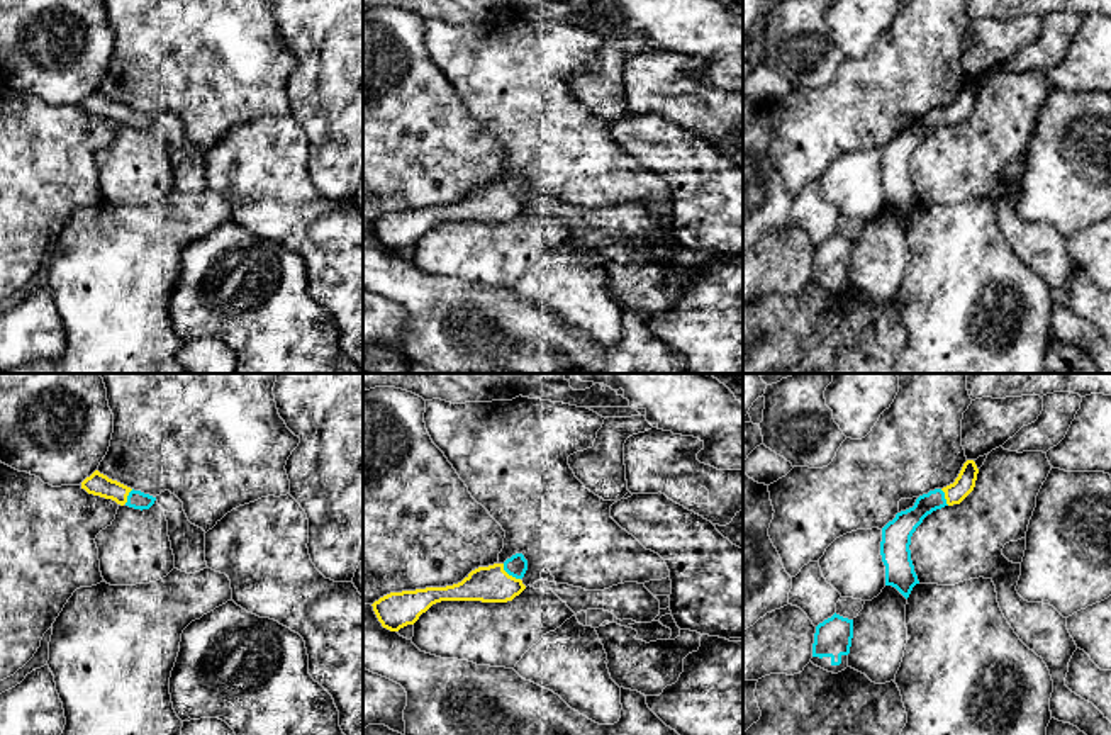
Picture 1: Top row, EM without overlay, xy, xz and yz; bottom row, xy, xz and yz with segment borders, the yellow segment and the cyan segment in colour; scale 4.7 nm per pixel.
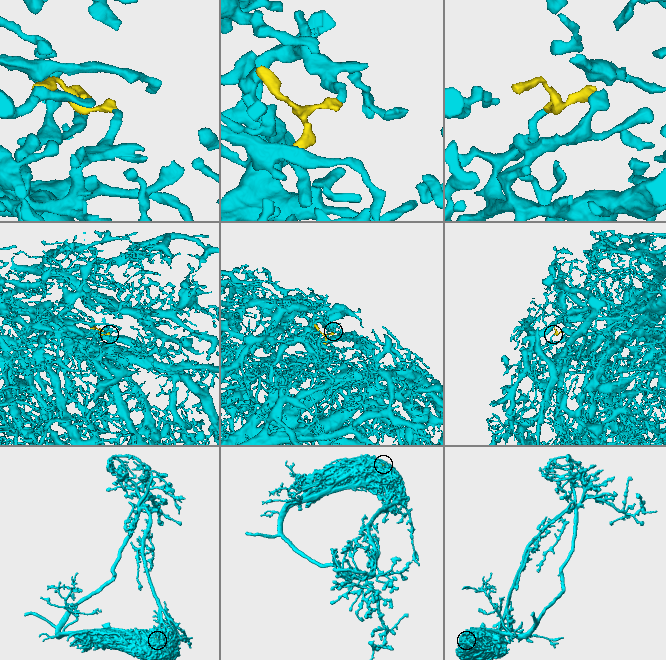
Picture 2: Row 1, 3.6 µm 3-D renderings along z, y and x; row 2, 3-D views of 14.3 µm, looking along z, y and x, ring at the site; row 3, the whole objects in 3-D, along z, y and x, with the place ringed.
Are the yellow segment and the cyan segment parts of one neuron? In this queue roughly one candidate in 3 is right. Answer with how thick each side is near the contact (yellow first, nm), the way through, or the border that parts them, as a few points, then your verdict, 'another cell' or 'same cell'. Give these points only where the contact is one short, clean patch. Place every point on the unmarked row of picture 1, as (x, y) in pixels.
180/100 nm | across xz (489, 204), (499, 202), (508, 194), (516, 185) | same cell

